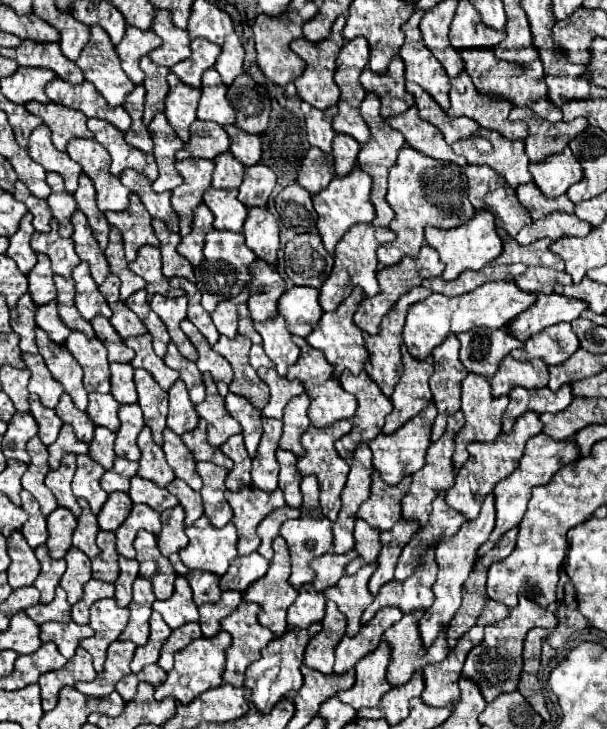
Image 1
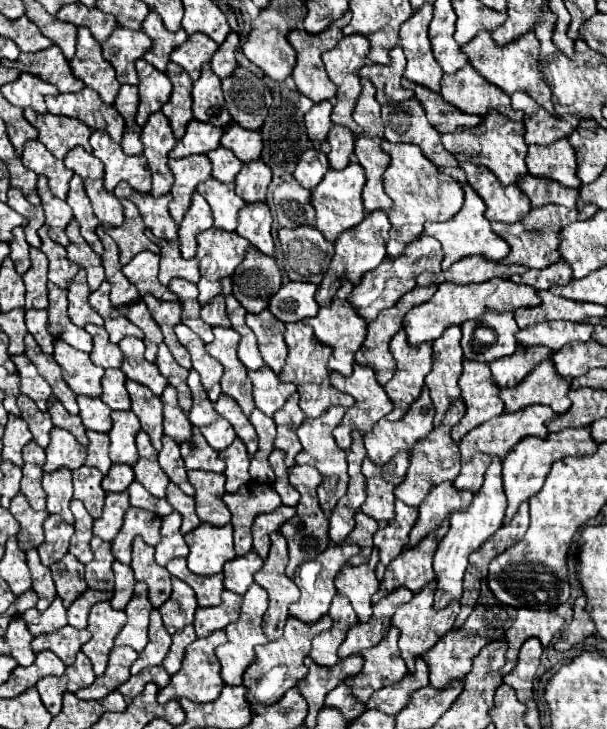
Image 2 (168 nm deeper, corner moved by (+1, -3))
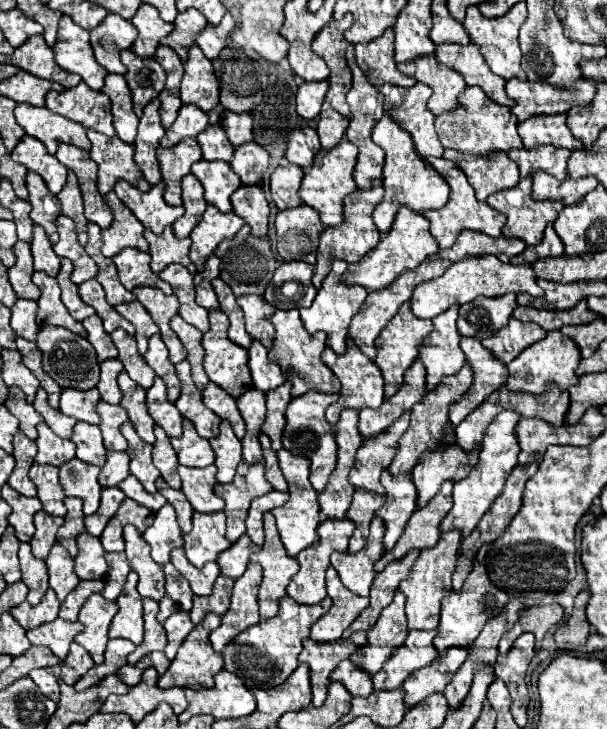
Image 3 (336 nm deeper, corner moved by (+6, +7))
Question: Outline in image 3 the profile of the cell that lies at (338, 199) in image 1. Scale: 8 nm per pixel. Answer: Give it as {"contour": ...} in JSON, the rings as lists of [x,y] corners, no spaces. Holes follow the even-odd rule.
{"contour":[[[342,140],[330,150],[320,150],[316,154],[312,168],[308,168],[304,174],[304,180],[300,186],[300,198],[304,204],[308,204],[320,214],[324,226],[338,226],[342,222],[342,200],[346,194],[352,192],[352,188],[356,188],[356,182],[354,182],[356,154],[358,154],[358,148],[350,140]]]}

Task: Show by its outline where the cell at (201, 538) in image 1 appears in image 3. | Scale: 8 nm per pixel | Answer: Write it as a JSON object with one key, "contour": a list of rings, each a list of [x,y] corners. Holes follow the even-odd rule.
{"contour":[[[194,512],[192,532],[184,534],[184,552],[194,566],[204,566],[210,560],[216,560],[220,552],[230,548],[226,540],[226,516],[222,512],[202,514]]]}

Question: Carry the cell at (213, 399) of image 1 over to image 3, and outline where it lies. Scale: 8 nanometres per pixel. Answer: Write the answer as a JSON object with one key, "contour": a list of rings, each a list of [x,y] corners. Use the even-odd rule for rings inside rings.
{"contour":[[[182,360],[180,364],[176,364],[176,376],[182,384],[182,390],[180,390],[180,396],[176,400],[176,408],[180,410],[180,414],[184,418],[188,418],[196,432],[204,438],[212,438],[218,434],[218,426],[220,426],[220,418],[208,410],[204,404],[202,404],[202,394],[196,390],[192,378],[190,378],[190,366],[188,366],[188,360]]]}

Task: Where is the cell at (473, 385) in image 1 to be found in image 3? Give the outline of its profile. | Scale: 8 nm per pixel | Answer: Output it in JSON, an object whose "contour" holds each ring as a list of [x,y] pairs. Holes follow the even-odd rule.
{"contour":[[[462,338],[460,346],[474,370],[474,382],[470,390],[450,406],[450,422],[454,426],[458,426],[470,412],[474,412],[494,390],[504,386],[508,380],[506,364],[490,354],[480,340]]]}

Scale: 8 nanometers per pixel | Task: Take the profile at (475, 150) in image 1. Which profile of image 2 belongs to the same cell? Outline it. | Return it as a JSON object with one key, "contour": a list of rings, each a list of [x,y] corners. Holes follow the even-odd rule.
{"contour":[[[489,112],[489,116],[485,116],[483,122],[475,130],[457,132],[457,134],[443,134],[441,140],[443,140],[443,146],[451,154],[455,154],[457,158],[487,166],[499,178],[499,182],[503,186],[515,184],[519,178],[523,178],[527,174],[527,168],[525,168],[527,144],[523,142],[523,124],[505,120],[497,112]]]}

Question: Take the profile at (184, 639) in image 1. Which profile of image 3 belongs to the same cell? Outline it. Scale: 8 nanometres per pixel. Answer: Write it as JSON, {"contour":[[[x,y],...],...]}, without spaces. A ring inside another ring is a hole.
{"contour":[[[176,612],[172,614],[166,622],[164,622],[164,630],[168,634],[168,644],[166,644],[166,656],[168,660],[174,660],[178,646],[184,642],[184,638],[190,634],[190,630],[194,628],[188,612]]]}

